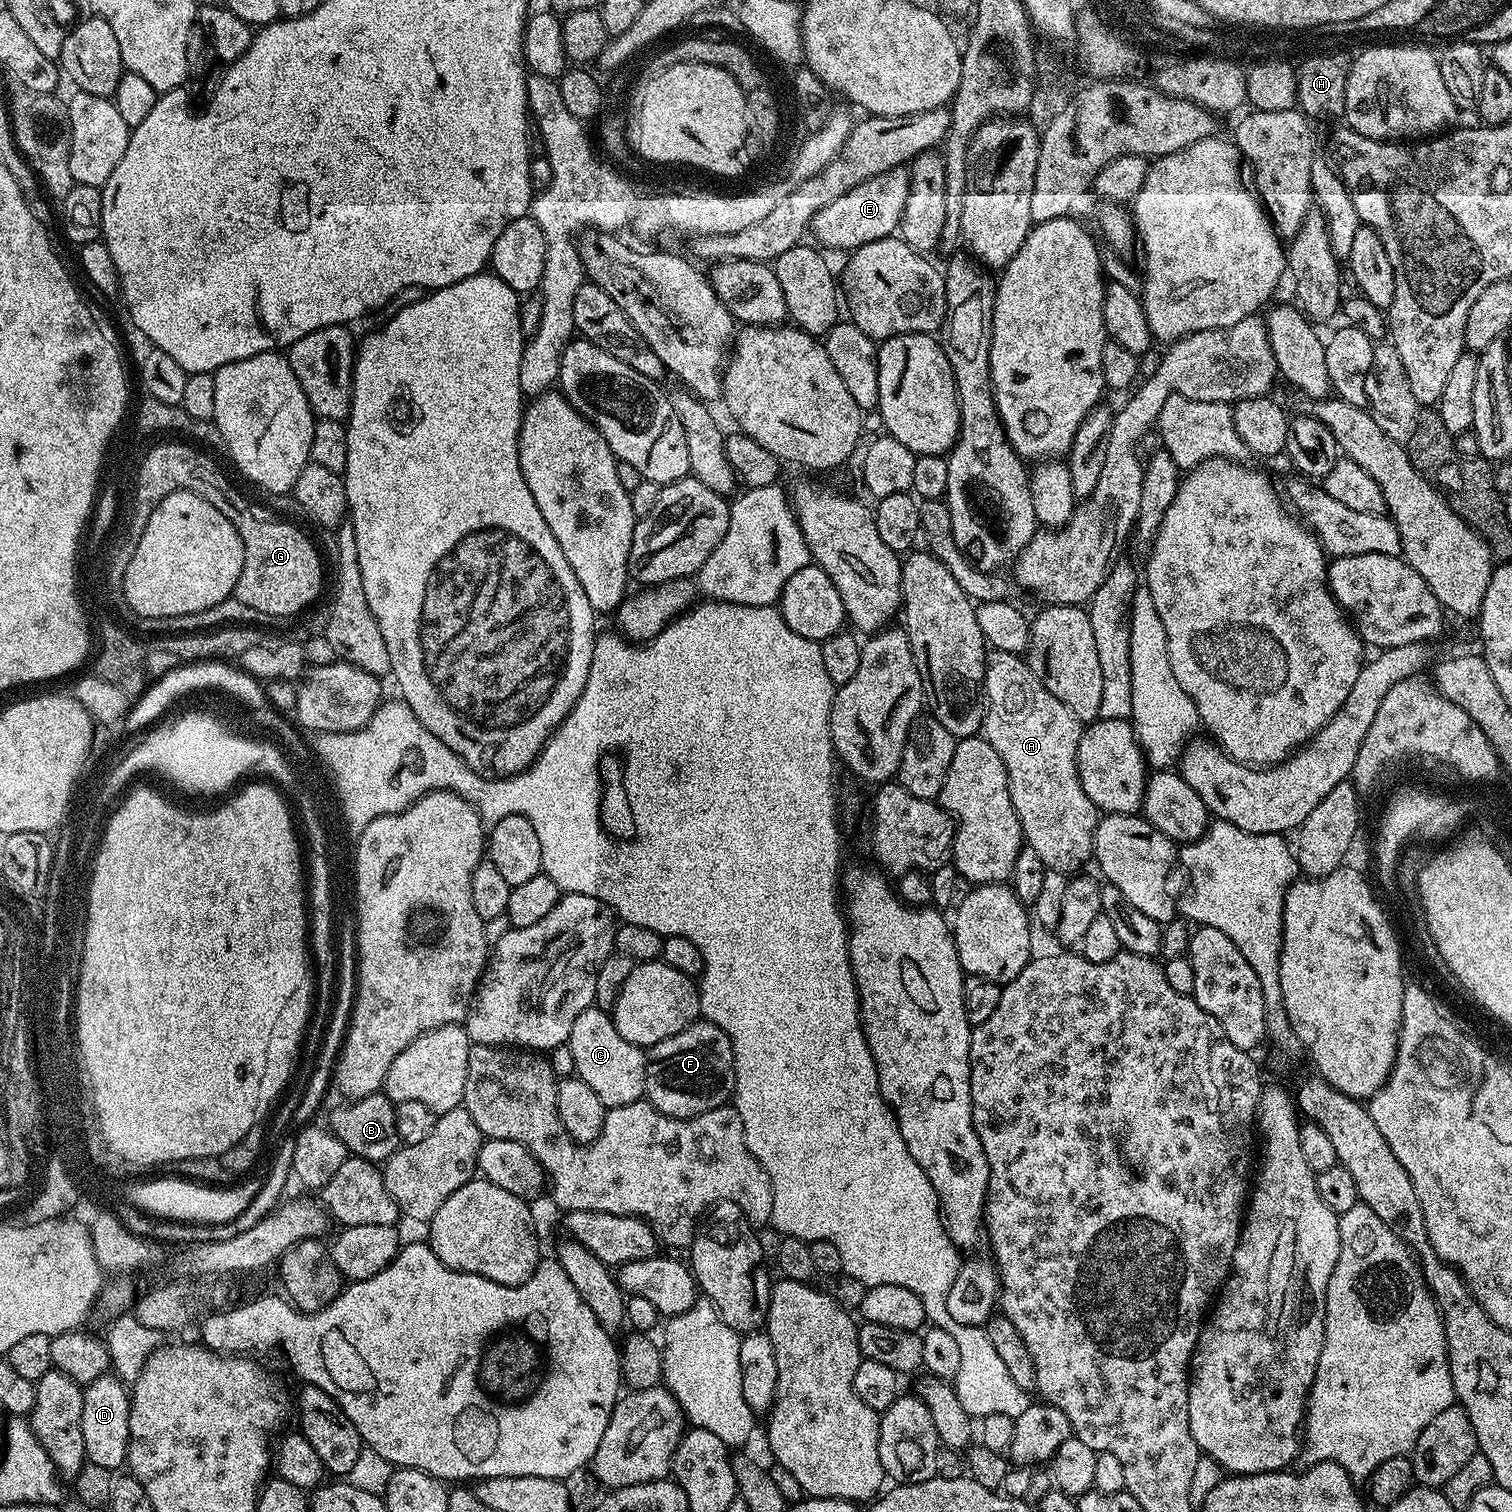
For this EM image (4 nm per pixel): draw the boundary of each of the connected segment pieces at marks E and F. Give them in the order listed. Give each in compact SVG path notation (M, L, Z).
M907 167L891 168L854 186L842 194L842 198L834 198L830 206L822 206L810 225L811 235L816 235L815 243L825 249L855 250L866 246L866 242L876 242L878 238L893 235L900 227L900 219L906 210L906 198L910 194L908 174Z
M697 1018L686 1030L653 1044L646 1052L646 1086L649 1104L670 1118L689 1120L715 1108L723 1108L733 1099L736 1081L734 1050L730 1038L716 1024Z

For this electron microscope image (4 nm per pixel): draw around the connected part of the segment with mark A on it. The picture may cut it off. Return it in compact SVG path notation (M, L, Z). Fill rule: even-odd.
M996 652L987 661L984 670L984 723L982 735L985 740L998 750L998 758L1006 766L1010 798L1014 802L1014 810L1020 819L1020 831L1027 847L1032 848L1042 858L1049 870L1076 874L1081 871L1084 863L1093 859L1092 847L1096 824L1101 813L1086 798L1086 790L1082 790L1082 782L1078 778L1076 755L1082 731L1082 721L1067 708L1042 682L1032 673L1032 669L1017 653Z

